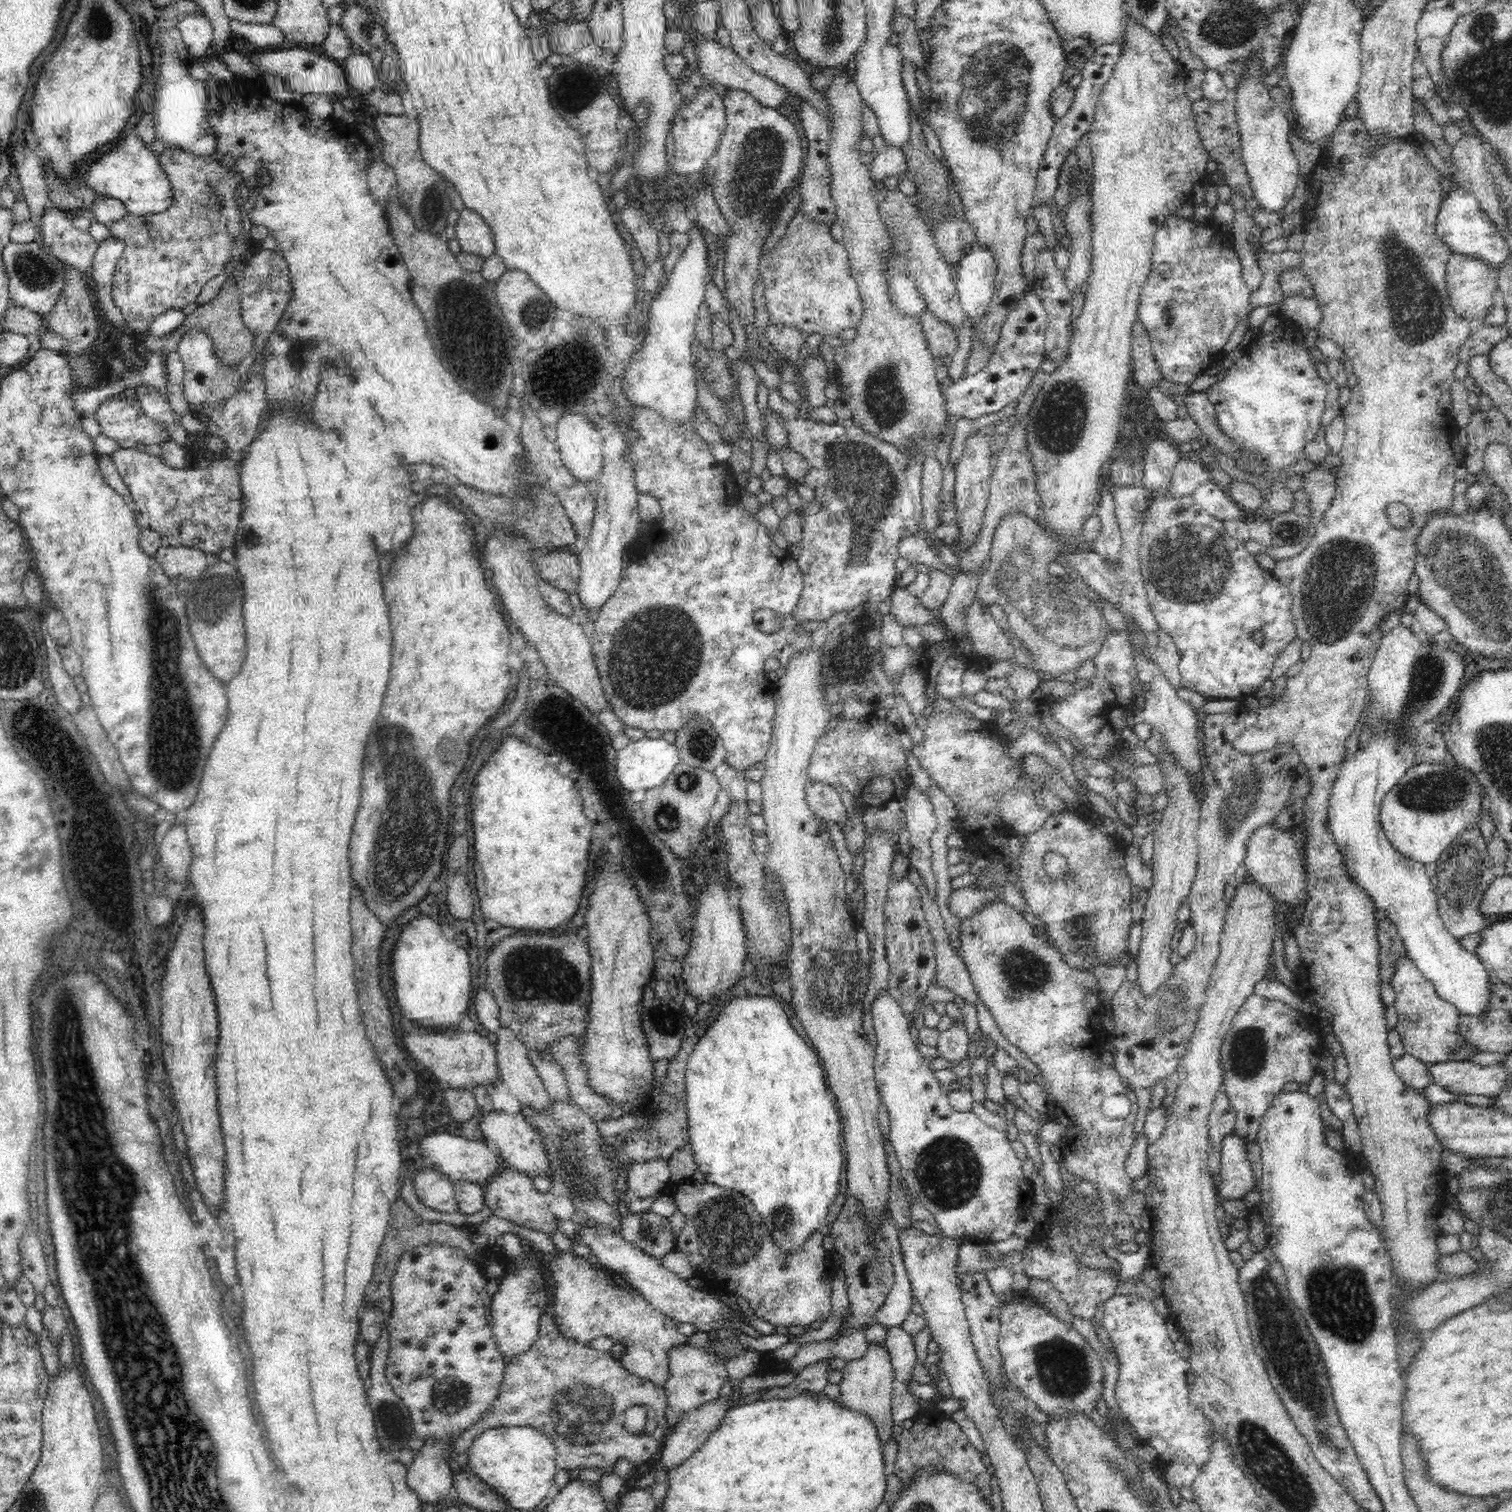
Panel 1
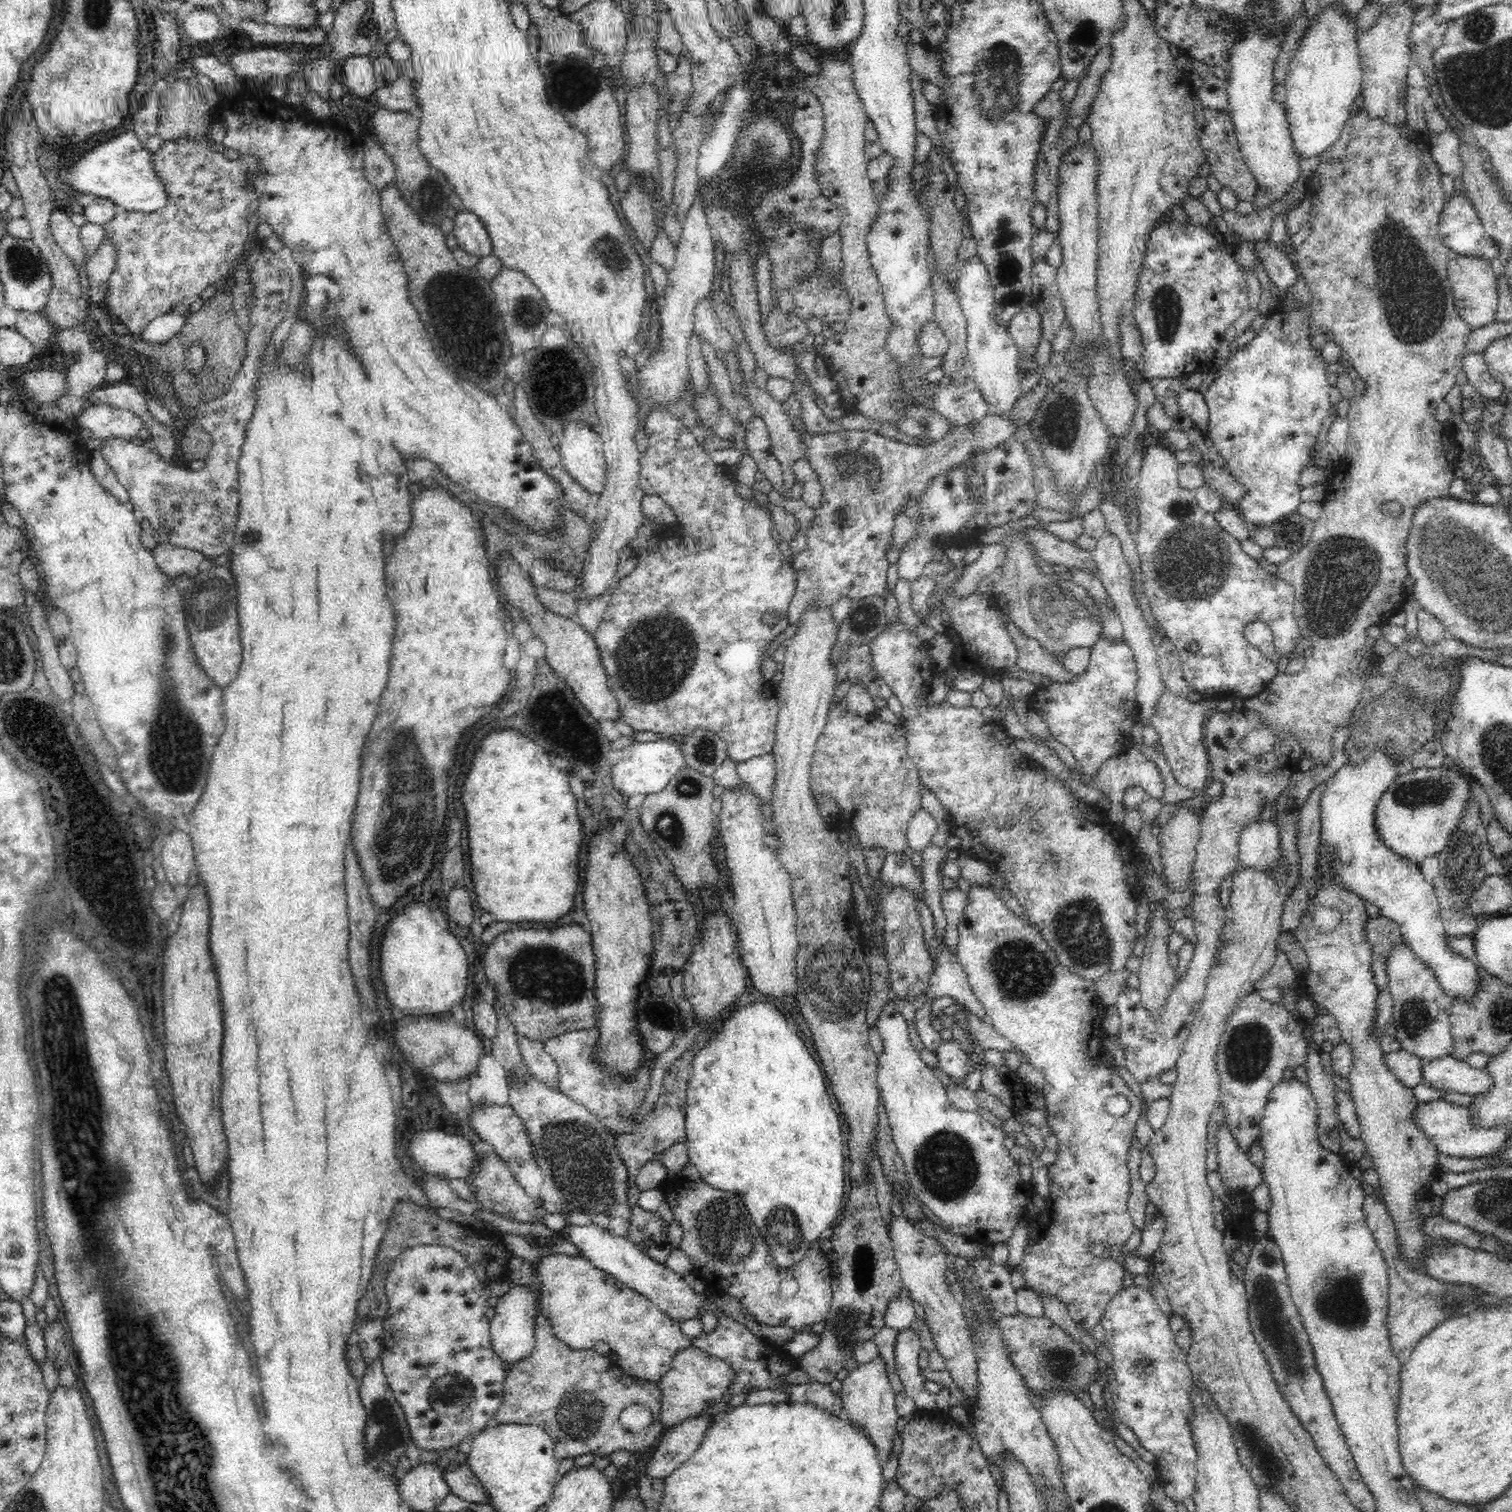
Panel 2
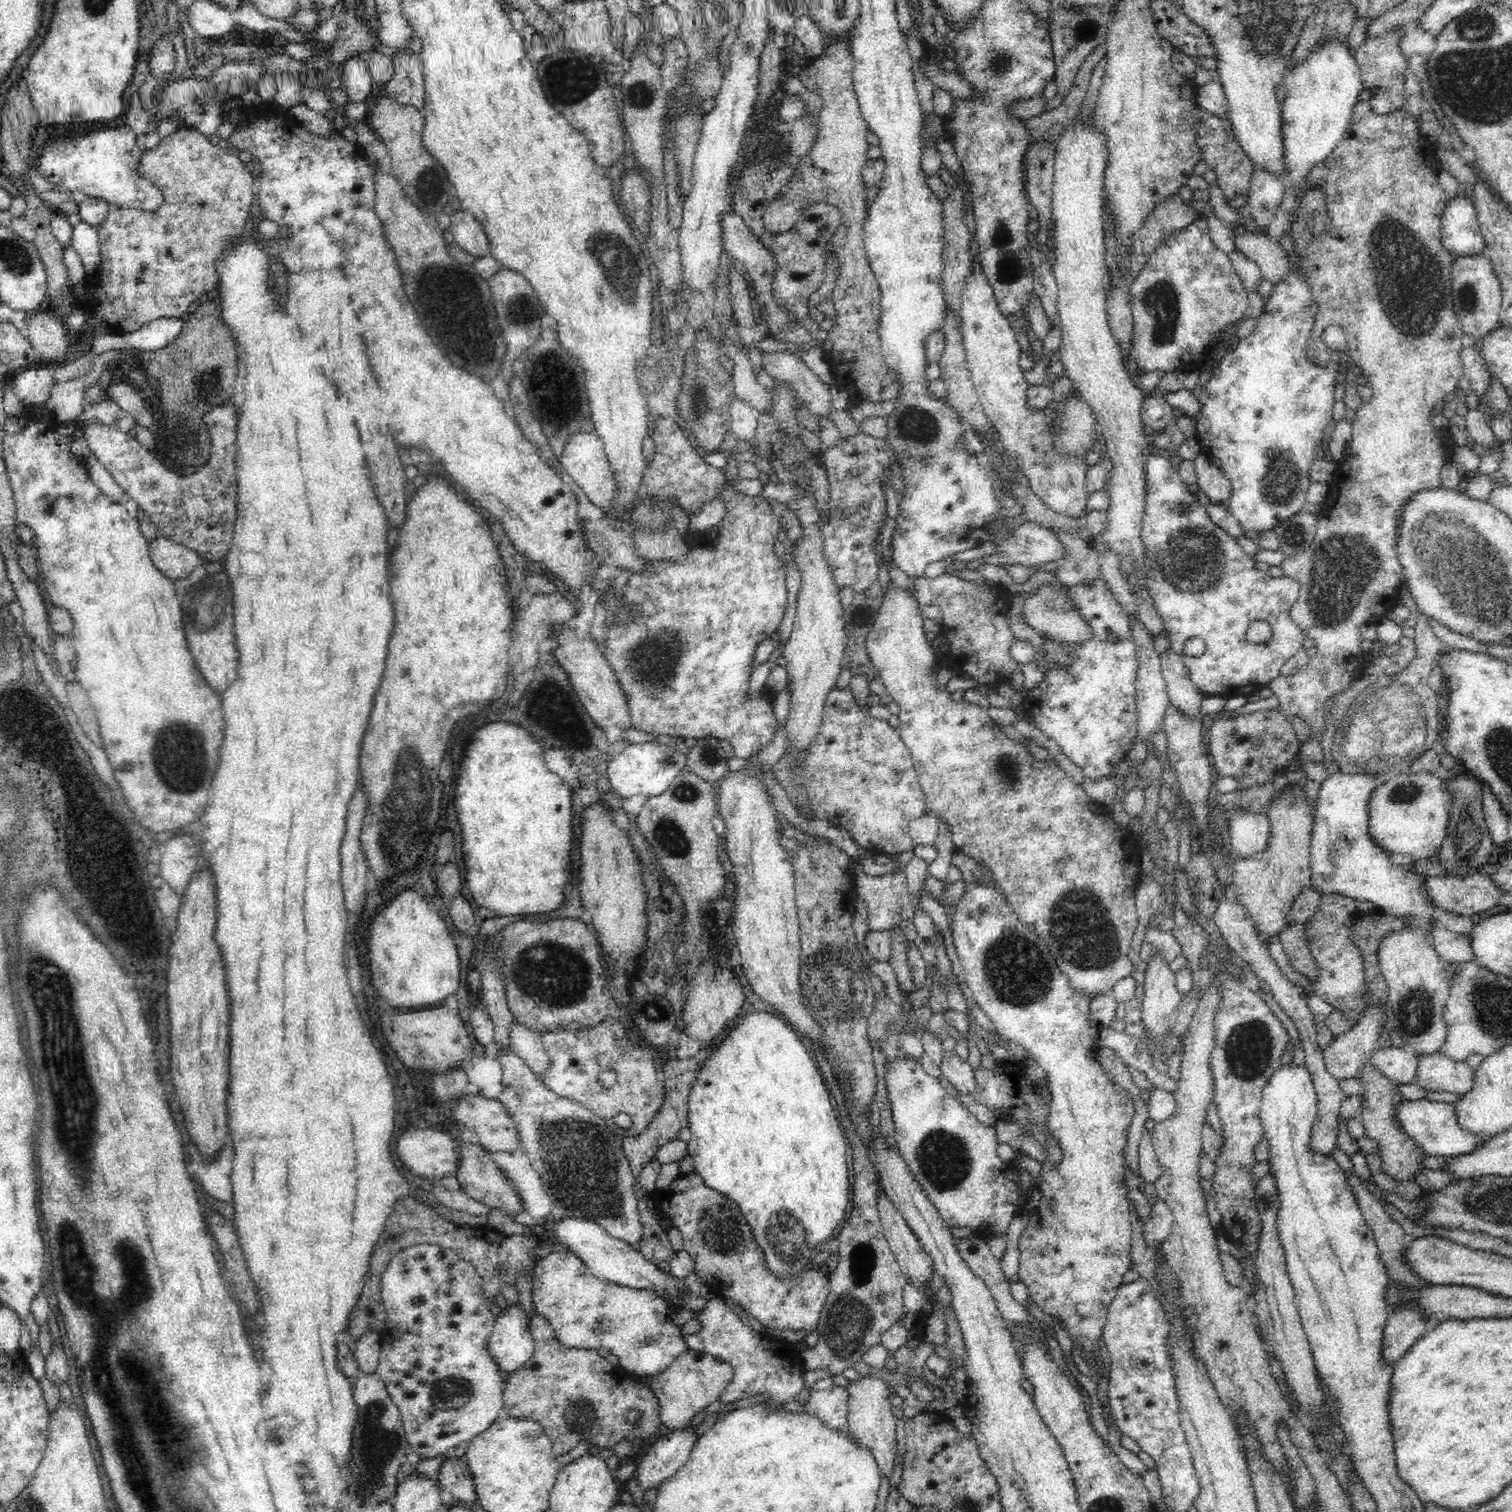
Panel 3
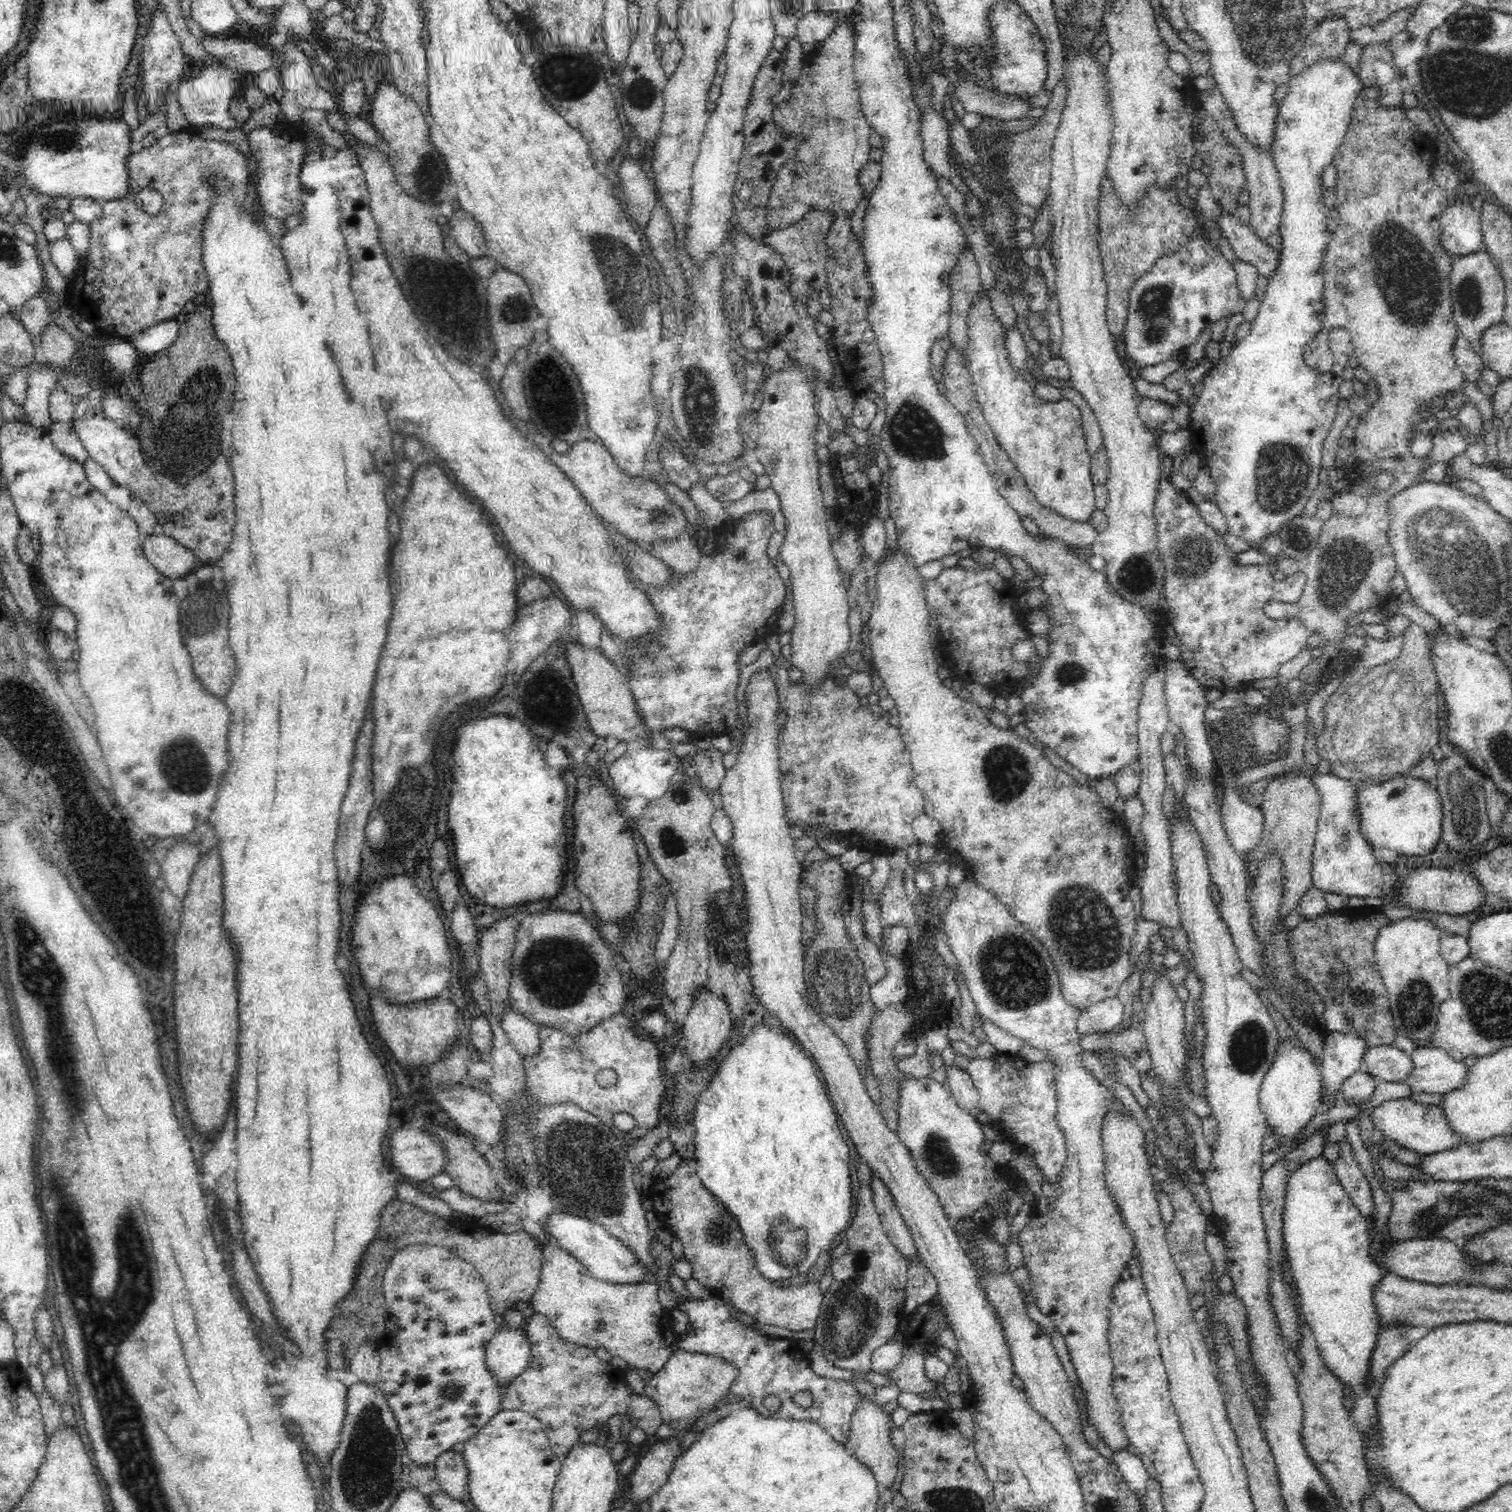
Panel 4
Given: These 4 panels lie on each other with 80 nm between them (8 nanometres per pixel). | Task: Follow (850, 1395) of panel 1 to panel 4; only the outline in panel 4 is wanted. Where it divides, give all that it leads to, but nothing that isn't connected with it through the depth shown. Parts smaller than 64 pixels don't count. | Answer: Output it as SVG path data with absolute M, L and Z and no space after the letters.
M864 1398L864 1404L855 1406L854 1414L851 1415L847 1445L851 1446L857 1458L868 1463L868 1467L873 1471L880 1489L892 1486L894 1478L896 1478L899 1453L893 1447L892 1437L890 1437L892 1436L892 1428L891 1416L884 1414L872 1400Z

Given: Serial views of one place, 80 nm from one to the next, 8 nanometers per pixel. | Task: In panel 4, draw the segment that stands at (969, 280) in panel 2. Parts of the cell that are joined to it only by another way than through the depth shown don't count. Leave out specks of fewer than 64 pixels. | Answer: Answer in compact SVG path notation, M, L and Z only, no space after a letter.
M980 288L978 298L968 304L967 329L968 344L966 350L967 367L972 376L972 385L982 413L989 422L990 428L999 445L1006 451L1016 470L1024 475L1026 486L1036 497L1036 502L1061 514L1064 518L1076 522L1088 522L1094 505L1094 484L1090 473L1090 454L1086 449L1086 437L1082 436L1078 426L1080 410L1078 406L1061 399L1047 402L1037 398L1034 393L1034 381L1018 376L1012 368L1012 362L1006 351L1006 329L992 310L988 289Z

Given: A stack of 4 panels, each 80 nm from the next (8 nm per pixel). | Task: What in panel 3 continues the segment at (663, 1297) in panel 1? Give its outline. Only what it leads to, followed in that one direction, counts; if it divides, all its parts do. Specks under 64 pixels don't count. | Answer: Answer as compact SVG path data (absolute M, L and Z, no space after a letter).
M565 1216L556 1222L554 1236L558 1245L562 1244L586 1264L589 1271L602 1281L608 1281L619 1286L626 1286L634 1290L650 1290L652 1294L668 1292L670 1300L676 1302L676 1308L682 1308L678 1298L678 1284L668 1272L660 1270L650 1260L646 1259L638 1248L630 1247L628 1242L610 1237L602 1226L591 1222L583 1216Z

